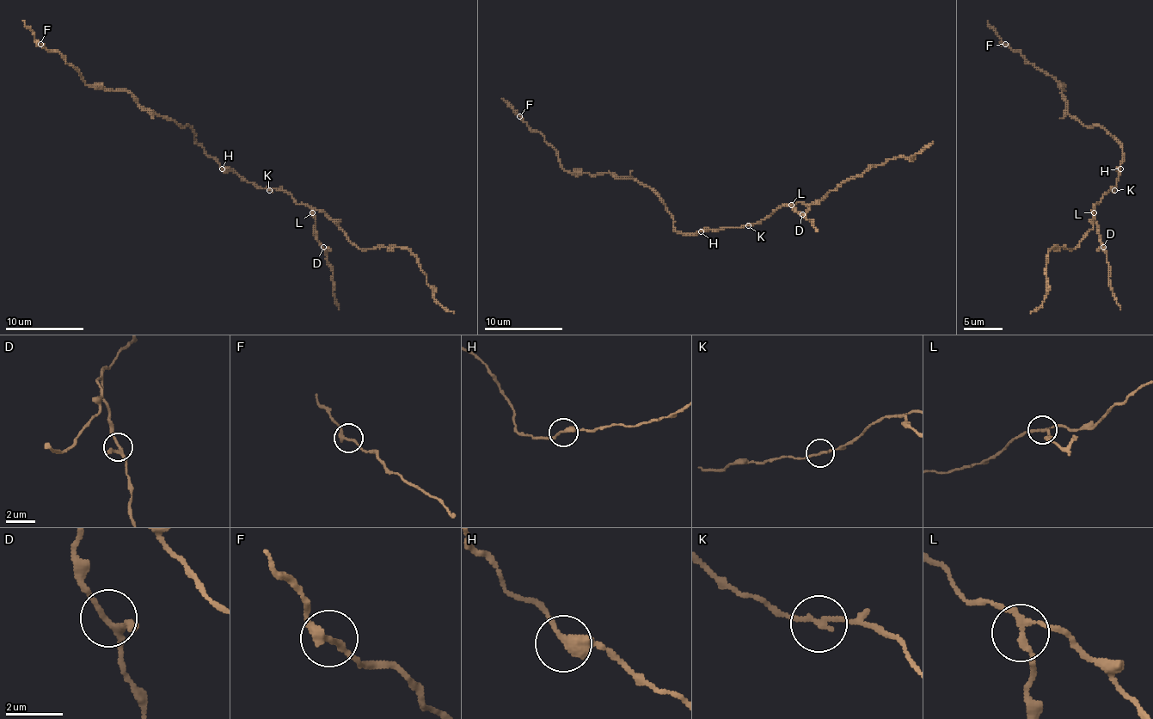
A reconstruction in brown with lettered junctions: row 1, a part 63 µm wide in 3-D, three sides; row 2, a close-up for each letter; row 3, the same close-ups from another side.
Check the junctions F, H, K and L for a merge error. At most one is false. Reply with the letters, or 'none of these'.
L

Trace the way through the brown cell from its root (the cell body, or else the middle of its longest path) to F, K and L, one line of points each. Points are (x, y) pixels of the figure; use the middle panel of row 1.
F: (704, 230), (677, 231), (665, 204), (632, 179), (616, 179), (609, 173), (567, 173), (558, 153), (519, 116)
K: (704, 230), (747, 225)
L: (704, 230), (753, 225), (765, 219), (776, 208), (790, 204)

